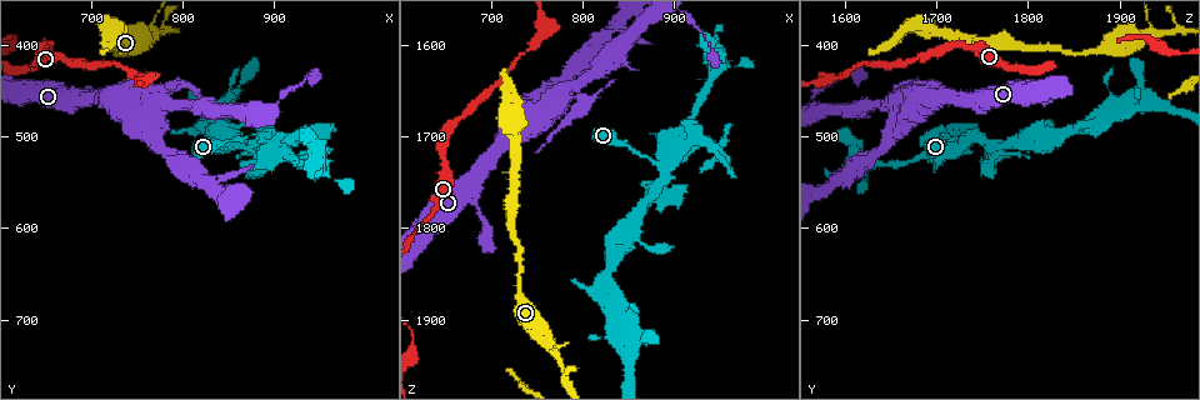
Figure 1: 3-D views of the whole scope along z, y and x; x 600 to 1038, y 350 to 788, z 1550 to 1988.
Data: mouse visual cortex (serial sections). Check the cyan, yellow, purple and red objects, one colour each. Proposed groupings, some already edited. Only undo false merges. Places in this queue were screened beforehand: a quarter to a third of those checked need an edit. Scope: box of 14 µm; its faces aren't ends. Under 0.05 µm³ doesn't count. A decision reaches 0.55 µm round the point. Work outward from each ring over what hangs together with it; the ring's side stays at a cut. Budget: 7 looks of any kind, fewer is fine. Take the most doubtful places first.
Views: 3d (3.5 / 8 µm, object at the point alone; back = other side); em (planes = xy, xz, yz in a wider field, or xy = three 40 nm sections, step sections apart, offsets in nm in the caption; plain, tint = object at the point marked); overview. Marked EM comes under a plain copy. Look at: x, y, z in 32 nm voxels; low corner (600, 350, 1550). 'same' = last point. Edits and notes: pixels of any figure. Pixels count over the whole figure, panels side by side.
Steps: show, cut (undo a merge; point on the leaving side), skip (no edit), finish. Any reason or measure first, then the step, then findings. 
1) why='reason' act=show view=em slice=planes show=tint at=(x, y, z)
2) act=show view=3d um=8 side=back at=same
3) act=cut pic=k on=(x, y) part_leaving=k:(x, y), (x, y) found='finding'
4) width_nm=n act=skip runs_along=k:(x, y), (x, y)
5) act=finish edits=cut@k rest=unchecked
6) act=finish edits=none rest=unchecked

why='looks like a crossing' act=show view=3d um=8 at=(880, 510, 1760)

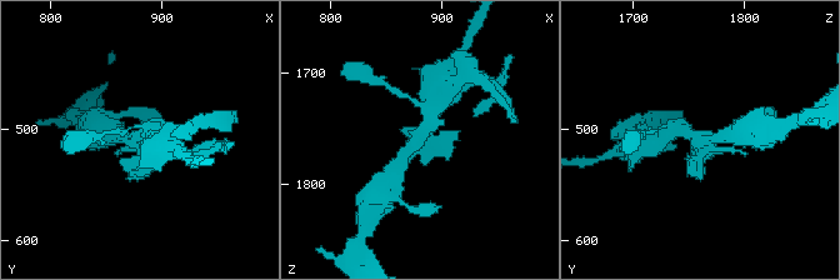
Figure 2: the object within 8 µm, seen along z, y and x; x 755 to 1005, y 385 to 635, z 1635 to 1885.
why='shape alone is not enough' act=show view=em slice=xy step=5 show=tint at=(878, 510, 1758)

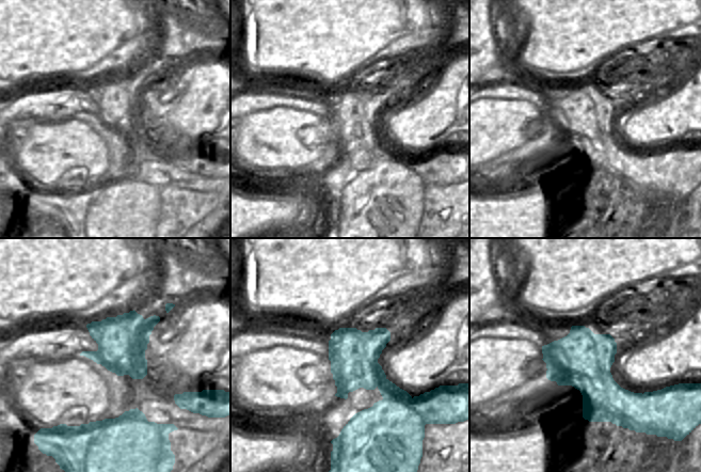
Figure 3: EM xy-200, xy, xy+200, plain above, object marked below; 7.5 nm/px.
act=cut pic=2 on=(126, 166) found='two cells meet here'

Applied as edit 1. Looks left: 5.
why='three arms meet' act=show view=3d um=3.5 at=(770, 385, 1935)

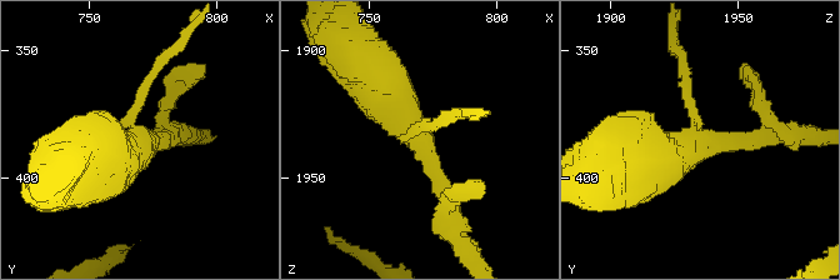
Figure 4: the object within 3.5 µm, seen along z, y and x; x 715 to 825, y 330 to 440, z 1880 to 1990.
why='need the tissue' act=show view=em slice=xy step=1 show=tint at=(769, 388, 1933)

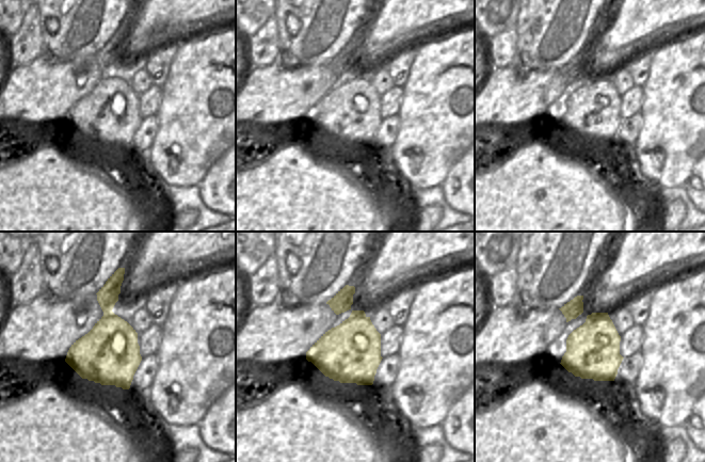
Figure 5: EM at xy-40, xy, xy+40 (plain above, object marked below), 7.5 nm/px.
arms=3 arm_widths_nm=100,200,700 act=skip runs_along=4:(370, 70), (420, 138), (451, 205) found='continuous, no second cell'

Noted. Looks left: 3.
why='narrows sharply' act=show view=3d um=3.5 at=(905, 510, 1710)

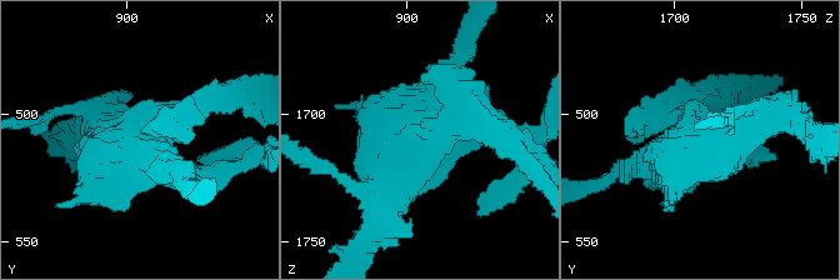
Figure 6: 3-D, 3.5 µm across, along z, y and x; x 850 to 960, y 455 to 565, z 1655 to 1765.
why='need the tissue' act=show view=em slice=xy step=1 show=tint at=(907, 508, 1708)

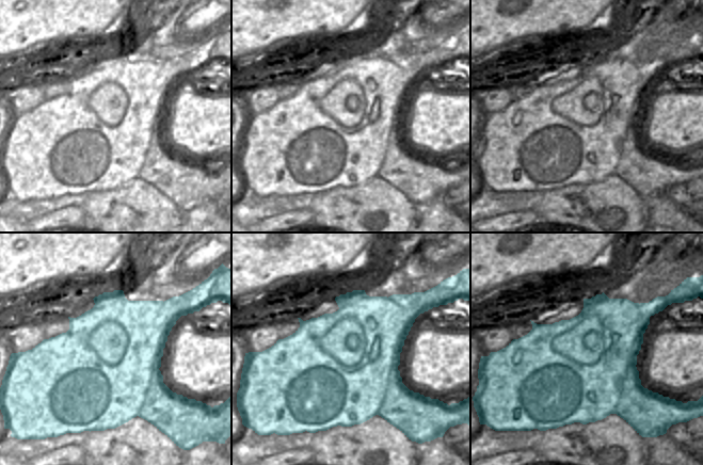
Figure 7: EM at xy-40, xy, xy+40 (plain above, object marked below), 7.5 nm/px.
act=show view=em slice=xy step=2 show=tint at=same

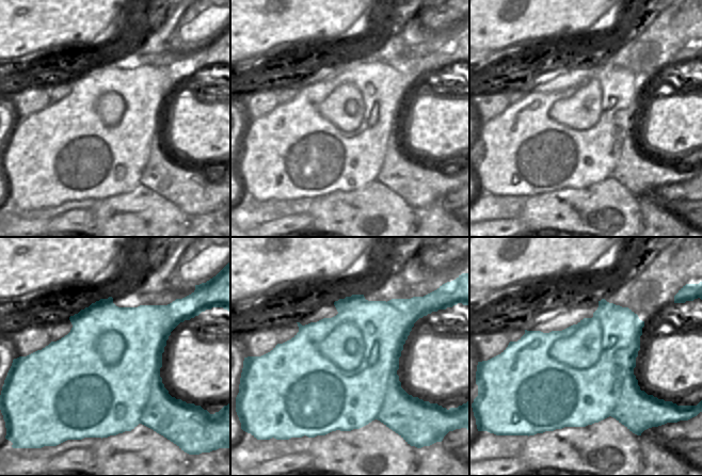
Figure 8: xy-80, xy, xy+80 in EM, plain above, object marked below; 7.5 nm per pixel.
act=cut pic=6 on=(183, 120) part_leaving=6:(183, 108), (259, 85) found='a second cell is stuck on'

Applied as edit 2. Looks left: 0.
act=finish edits=cut@2,cut@6 rest=unchecked

